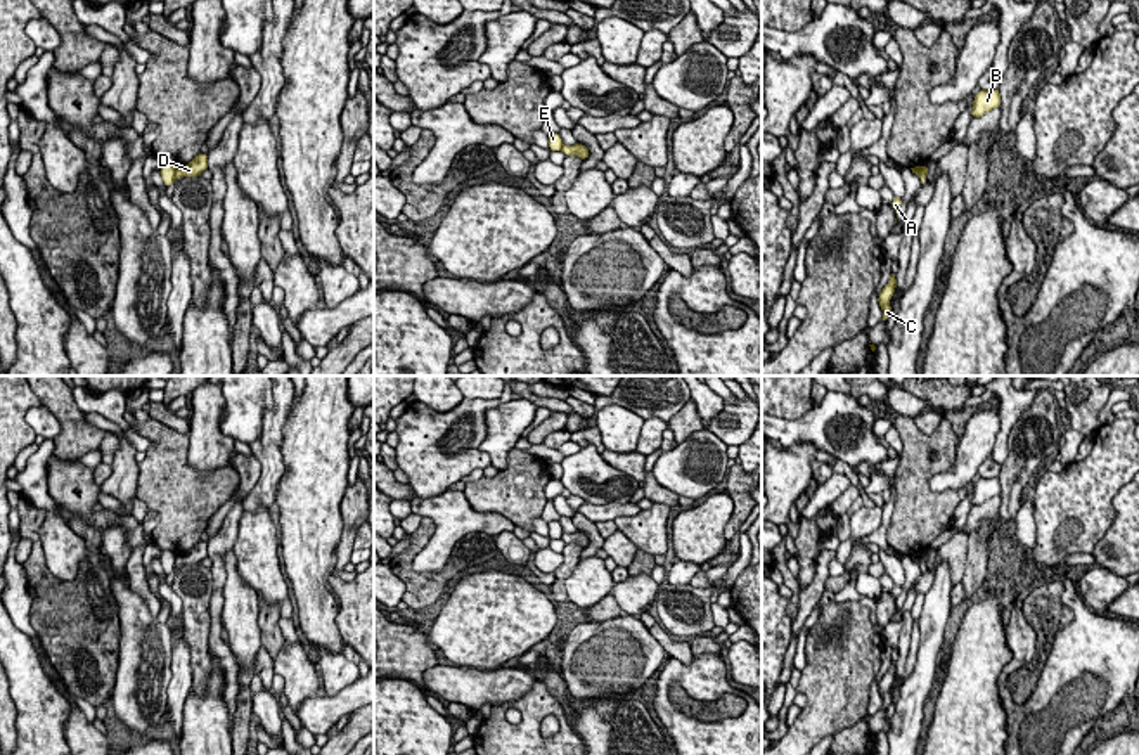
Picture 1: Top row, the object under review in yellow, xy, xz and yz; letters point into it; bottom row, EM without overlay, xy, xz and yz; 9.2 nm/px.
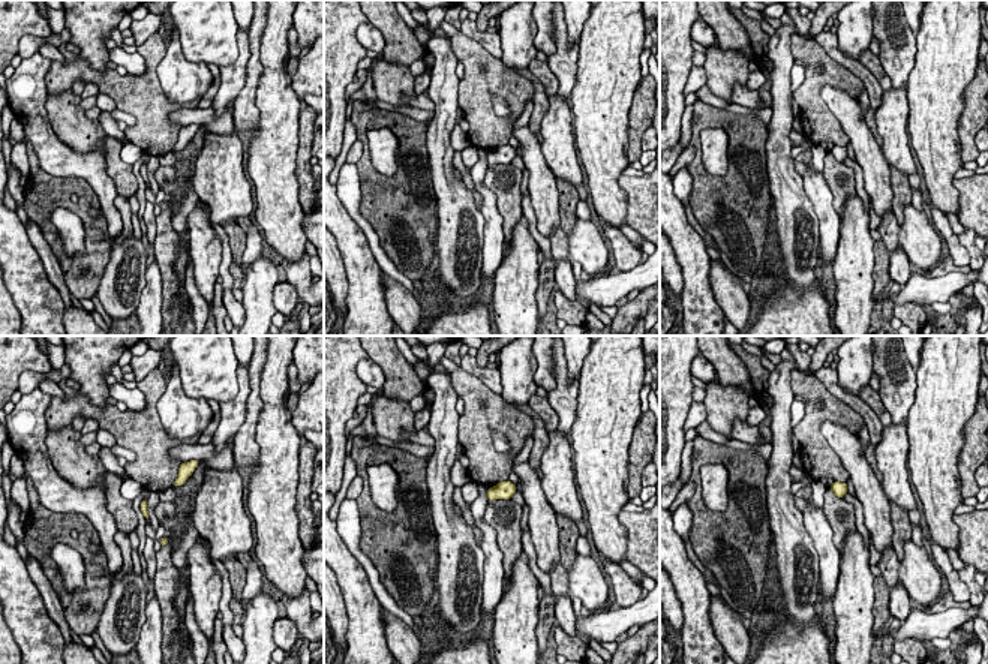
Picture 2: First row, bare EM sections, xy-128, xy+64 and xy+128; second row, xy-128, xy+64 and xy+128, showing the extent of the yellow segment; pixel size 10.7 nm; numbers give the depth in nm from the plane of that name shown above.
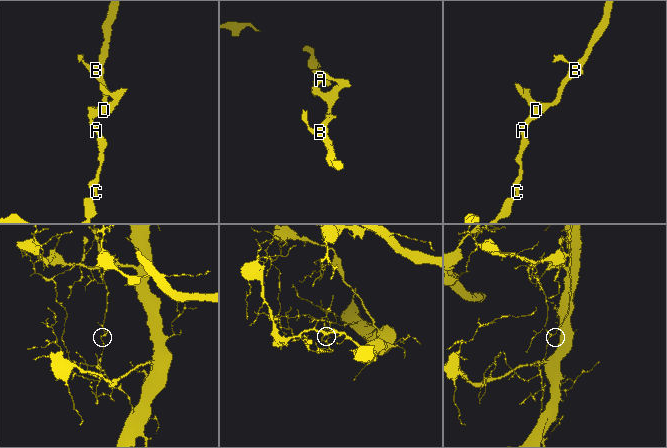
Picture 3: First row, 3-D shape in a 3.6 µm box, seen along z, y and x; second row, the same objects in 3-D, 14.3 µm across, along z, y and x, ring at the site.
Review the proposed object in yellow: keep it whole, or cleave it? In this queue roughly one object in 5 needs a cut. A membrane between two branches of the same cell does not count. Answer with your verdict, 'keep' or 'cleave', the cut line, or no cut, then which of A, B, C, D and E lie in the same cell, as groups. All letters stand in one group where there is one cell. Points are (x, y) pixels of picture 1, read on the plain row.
cleave; cut xy (177, 554), (173, 565); groups A C E / B D

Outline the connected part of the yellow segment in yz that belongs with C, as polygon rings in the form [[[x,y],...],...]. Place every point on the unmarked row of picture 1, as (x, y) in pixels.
[[[891,661],[888,672],[881,677],[878,686],[878,691],[883,698],[883,705],[881,705],[883,710],[886,710],[888,705],[891,703],[890,687],[895,682],[895,675],[897,675],[897,665]]]

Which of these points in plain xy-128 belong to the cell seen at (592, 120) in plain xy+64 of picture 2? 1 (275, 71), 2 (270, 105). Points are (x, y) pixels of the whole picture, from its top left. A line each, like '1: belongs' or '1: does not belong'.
1: belongs
2: belongs

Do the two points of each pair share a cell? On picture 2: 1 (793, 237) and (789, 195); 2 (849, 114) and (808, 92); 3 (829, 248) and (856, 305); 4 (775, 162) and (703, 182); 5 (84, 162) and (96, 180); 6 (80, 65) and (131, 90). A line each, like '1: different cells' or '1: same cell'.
1: same cell
2: different cells
3: different cells
4: different cells
5: same cell
6: same cell

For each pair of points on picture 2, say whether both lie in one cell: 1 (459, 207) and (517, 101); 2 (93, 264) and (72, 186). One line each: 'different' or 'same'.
1: different
2: same

